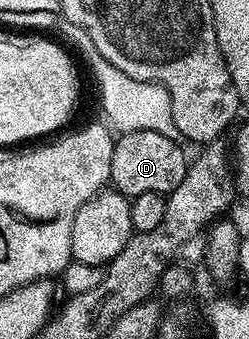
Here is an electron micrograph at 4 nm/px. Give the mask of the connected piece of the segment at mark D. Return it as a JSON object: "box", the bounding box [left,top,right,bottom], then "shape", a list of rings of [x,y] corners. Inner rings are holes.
{"box":[110,131,189,199],"shape":[[[157,131],[122,134],[115,141],[110,184],[128,199],[146,193],[170,195],[177,183],[185,179],[185,171],[189,164],[189,157],[183,154],[182,147],[184,148],[179,141],[169,139],[165,135],[157,135]]]}

